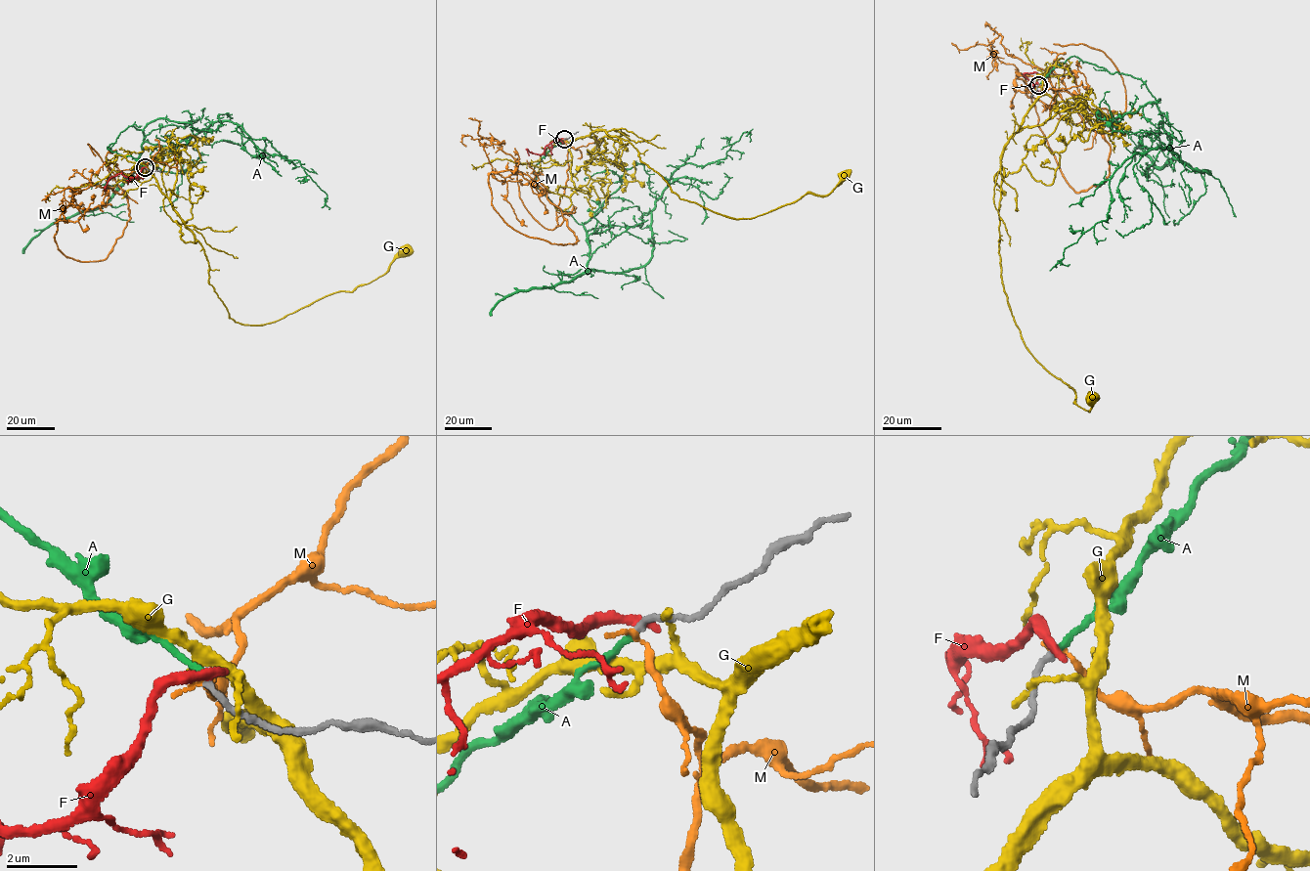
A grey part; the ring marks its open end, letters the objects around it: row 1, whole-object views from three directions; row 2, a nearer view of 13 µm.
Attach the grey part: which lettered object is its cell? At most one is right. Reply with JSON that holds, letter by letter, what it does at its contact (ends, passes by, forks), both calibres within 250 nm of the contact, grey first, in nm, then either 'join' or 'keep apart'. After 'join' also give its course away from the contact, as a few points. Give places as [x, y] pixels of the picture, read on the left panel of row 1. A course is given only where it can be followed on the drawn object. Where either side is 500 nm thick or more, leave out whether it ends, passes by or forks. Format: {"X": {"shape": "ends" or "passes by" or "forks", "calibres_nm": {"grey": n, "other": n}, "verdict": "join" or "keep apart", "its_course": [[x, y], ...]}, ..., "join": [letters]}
{"A": {"shape": "ends", "calibres_nm": {"grey": 180, "other": 150}, "verdict": "join", "its_course": [[145, 167], [107, 148], [130, 126], [144, 135], [135, 170], [228, 120], [259, 149], [299, 161], [328, 209]]}, "F": {"shape": "ends", "calibres_nm": {"grey": 180, "other": 320}, "verdict": "keep apart"}, "G": {"shape": "ends", "calibres_nm": {"grey": 200, "other": 190}, "verdict": "keep apart"}, "M": {"shape": "ends", "calibres_nm": {"grey": 180, "other": 170}, "verdict": "keep apart"}, "join": ["A"]}

